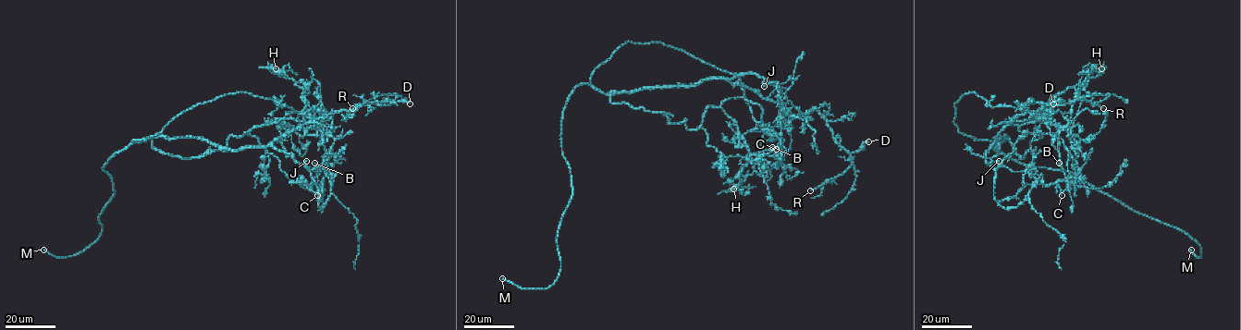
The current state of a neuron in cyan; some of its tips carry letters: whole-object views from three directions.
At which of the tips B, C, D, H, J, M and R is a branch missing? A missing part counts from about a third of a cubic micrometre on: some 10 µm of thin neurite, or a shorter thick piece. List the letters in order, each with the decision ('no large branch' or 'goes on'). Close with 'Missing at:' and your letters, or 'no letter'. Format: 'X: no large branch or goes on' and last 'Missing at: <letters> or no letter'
B: no large branch
C: no large branch
D: goes on
H: no large branch
J: no large branch
M: goes on
R: goes on
Missing at: D, M, R

